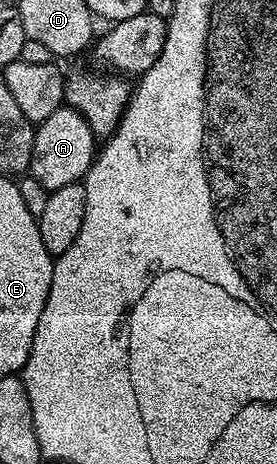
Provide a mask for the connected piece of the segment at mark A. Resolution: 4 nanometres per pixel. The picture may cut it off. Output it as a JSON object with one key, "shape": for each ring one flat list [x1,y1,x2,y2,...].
{"shape":[[63,107,52,111,48,119,37,122,28,173,48,190,76,185,85,178,86,172,94,163,95,156,96,138,92,127,82,113]]}

